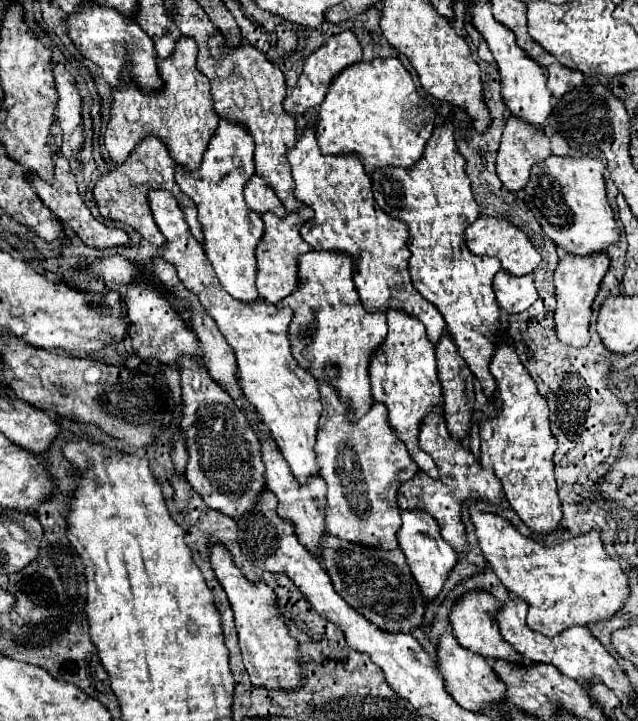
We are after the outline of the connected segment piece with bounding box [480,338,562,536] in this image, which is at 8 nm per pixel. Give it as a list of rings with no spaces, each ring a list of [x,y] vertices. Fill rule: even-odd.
[[[502,338],[498,342],[498,350],[492,358],[490,372],[498,382],[502,412],[494,420],[482,418],[480,464],[482,468],[494,470],[494,474],[500,478],[512,510],[530,528],[530,532],[540,536],[552,534],[562,520],[562,506],[556,490],[552,462],[552,456],[556,452],[556,438],[550,432],[546,398],[538,394],[534,380],[522,366],[508,338]]]

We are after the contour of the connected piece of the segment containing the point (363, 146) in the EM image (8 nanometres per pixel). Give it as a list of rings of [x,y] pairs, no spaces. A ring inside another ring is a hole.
[[[378,58],[372,62],[358,62],[348,66],[332,82],[324,102],[320,104],[320,120],[316,130],[316,140],[324,156],[358,154],[366,172],[372,174],[384,166],[410,168],[416,164],[424,152],[424,144],[430,140],[436,122],[436,110],[430,102],[418,96],[410,72],[402,66],[398,58]]]

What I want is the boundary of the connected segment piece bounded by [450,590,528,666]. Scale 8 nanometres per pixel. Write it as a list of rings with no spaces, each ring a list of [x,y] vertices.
[[[468,592],[464,594],[456,606],[452,608],[450,614],[450,624],[454,628],[454,636],[456,640],[470,652],[476,652],[484,658],[490,660],[506,660],[506,662],[514,662],[514,664],[528,664],[522,656],[518,656],[518,652],[514,652],[514,648],[510,648],[510,644],[504,642],[504,638],[498,632],[498,622],[496,622],[496,612],[500,610],[500,602],[488,594],[488,592]]]

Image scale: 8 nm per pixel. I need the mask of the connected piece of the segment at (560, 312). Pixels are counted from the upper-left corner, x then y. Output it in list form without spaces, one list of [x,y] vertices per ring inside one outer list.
[[[562,252],[560,264],[554,274],[554,286],[556,286],[556,300],[558,308],[554,312],[554,330],[562,344],[582,348],[590,342],[590,316],[592,316],[592,304],[600,290],[600,282],[604,274],[610,268],[610,260],[606,254],[592,254],[592,256],[572,256]]]

